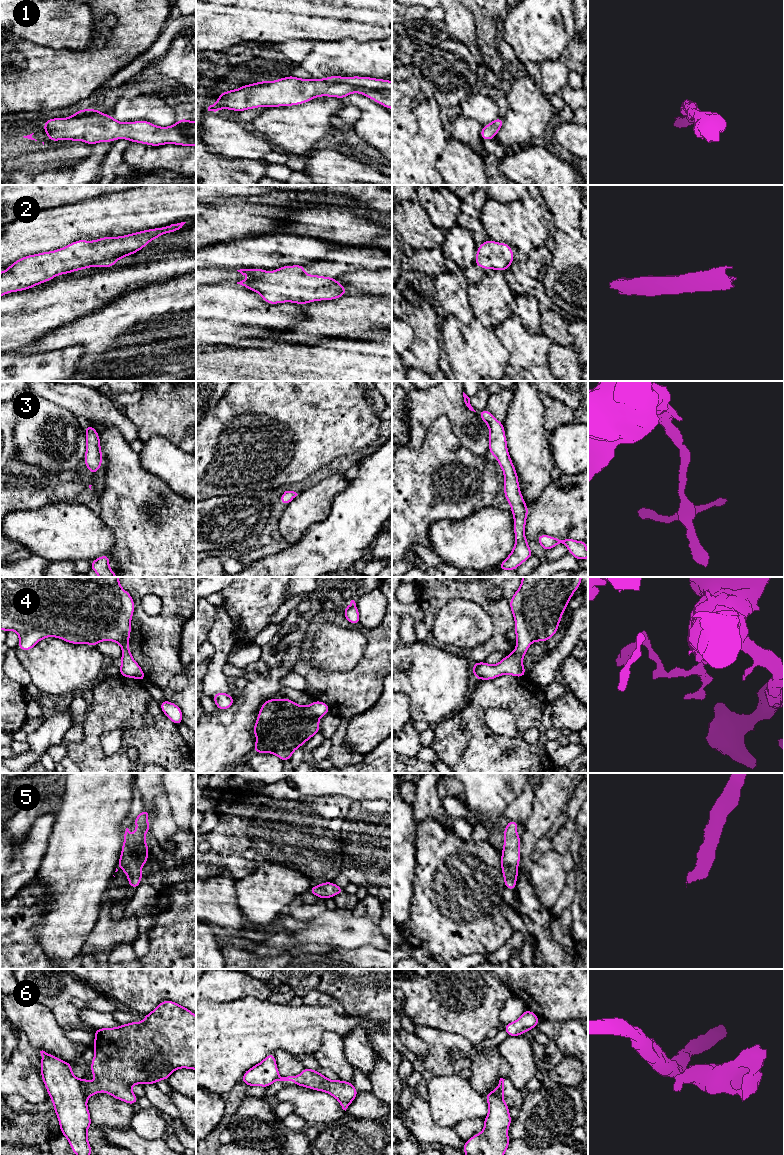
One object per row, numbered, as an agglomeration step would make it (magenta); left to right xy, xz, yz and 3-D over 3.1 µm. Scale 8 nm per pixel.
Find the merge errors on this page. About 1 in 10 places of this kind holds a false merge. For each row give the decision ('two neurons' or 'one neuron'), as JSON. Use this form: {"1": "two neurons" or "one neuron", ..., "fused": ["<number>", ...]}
{"1": "one neuron", "2": "one neuron", "3": "one neuron", "4": "one neuron", "5": "one neuron", "6": "two neurons", "fused": ["6"]}

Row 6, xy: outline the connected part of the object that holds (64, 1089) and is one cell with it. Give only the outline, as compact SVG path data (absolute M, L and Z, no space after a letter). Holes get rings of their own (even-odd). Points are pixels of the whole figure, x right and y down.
M43 1050L40 1053L42 1056L41 1077L53 1102L54 1112L59 1120L61 1133L68 1139L70 1147L76 1155L92 1155L92 1149L87 1137L87 1131L92 1121L83 1095L81 1080L73 1075L73 1065L70 1063Z

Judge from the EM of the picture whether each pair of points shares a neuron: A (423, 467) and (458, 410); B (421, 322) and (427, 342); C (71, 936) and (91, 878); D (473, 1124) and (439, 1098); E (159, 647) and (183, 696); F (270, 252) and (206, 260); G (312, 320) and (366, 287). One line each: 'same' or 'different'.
A: different
B: same
C: same
D: different
E: different
F: same
G: different

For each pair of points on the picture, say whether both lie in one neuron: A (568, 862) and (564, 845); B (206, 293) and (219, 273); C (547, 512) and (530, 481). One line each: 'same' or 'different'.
A: same
B: different
C: different

